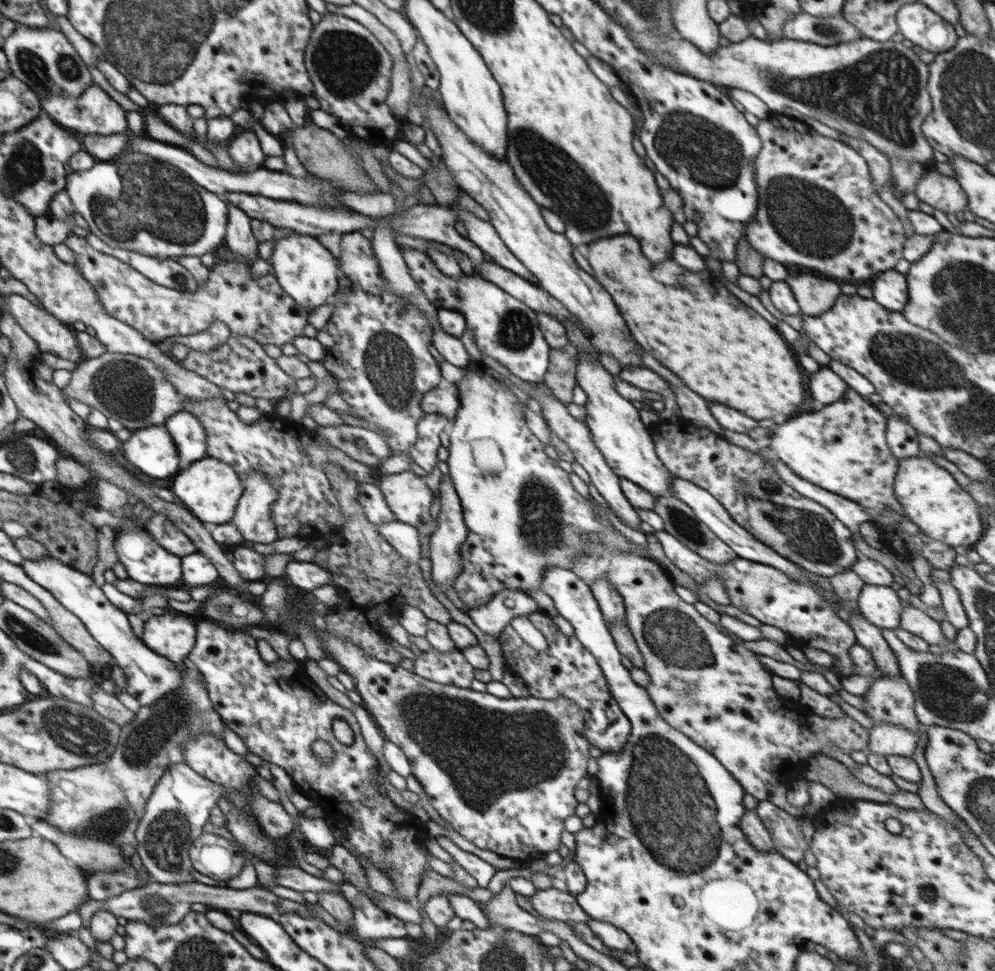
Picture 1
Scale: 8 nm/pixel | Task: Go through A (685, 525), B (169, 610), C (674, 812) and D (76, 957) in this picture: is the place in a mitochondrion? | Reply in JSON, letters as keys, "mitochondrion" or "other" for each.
{"A":"mitochondrion","B":"other","C":"mitochondrion","D":"other"}

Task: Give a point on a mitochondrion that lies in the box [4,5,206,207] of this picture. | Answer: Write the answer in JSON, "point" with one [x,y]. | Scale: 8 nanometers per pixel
{"point":[42,71]}

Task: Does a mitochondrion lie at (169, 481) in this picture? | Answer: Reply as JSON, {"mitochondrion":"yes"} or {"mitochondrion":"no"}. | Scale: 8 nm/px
{"mitochondrion":"no"}

